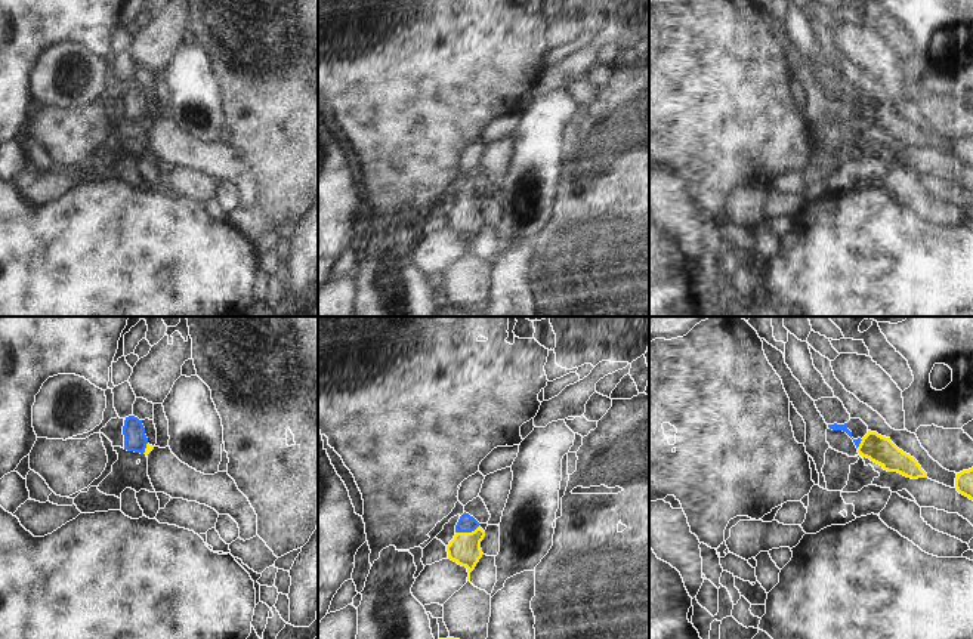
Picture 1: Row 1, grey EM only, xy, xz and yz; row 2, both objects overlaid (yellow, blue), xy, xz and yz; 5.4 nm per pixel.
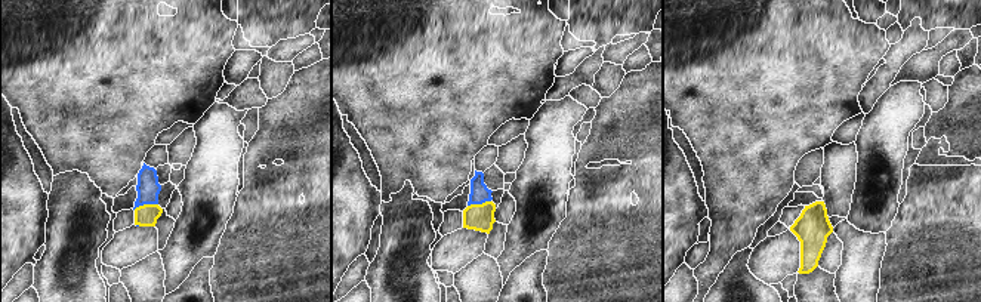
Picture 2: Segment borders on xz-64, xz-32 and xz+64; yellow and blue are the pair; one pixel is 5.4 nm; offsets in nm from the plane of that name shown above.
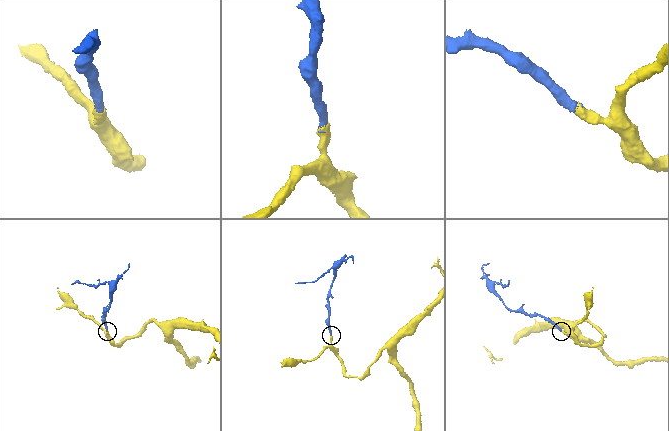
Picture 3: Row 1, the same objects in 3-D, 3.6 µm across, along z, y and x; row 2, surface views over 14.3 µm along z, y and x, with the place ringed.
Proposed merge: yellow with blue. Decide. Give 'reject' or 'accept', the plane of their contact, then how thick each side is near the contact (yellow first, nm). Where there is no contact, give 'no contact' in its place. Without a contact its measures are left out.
accept | xz | 170/100 nm

